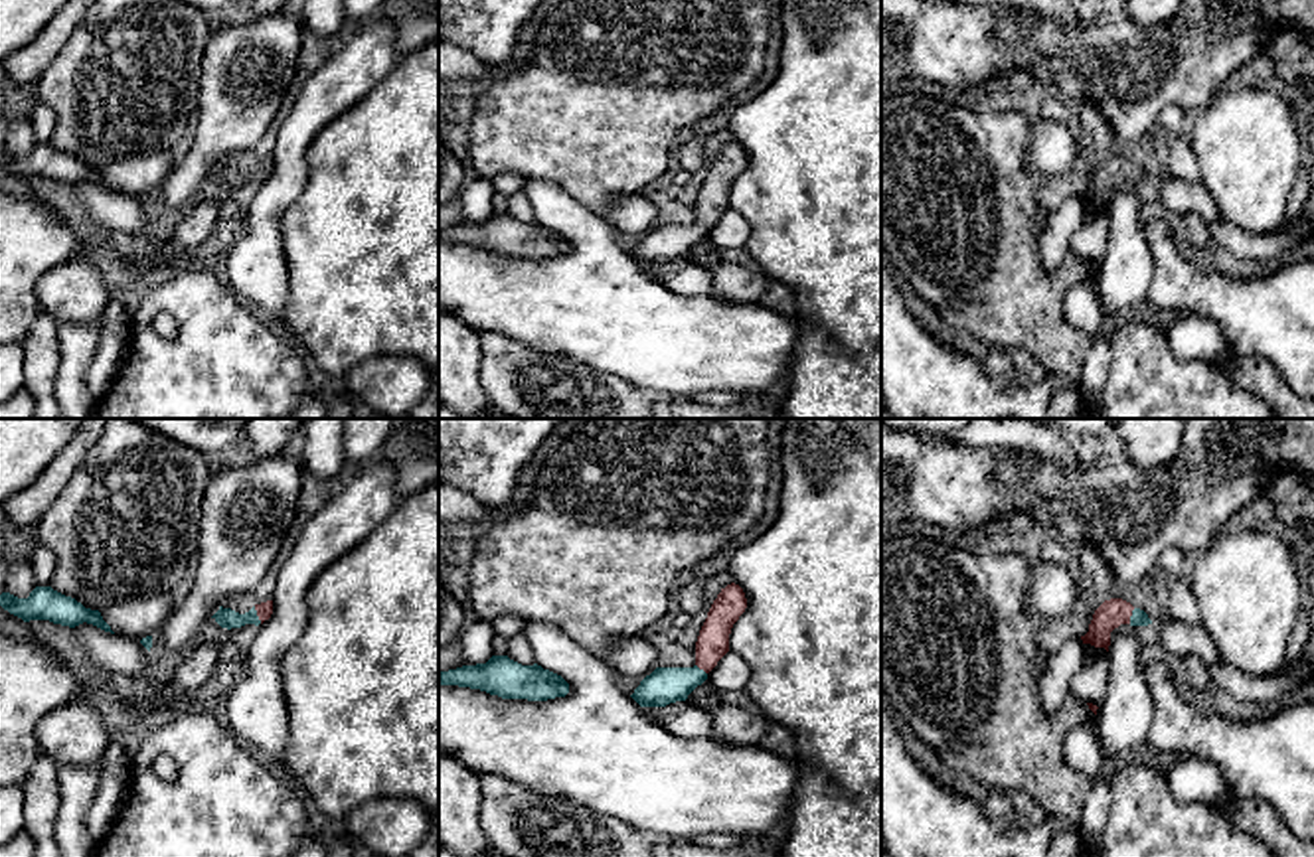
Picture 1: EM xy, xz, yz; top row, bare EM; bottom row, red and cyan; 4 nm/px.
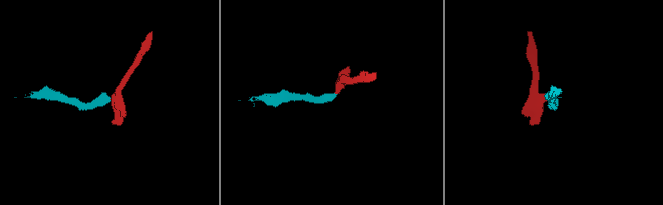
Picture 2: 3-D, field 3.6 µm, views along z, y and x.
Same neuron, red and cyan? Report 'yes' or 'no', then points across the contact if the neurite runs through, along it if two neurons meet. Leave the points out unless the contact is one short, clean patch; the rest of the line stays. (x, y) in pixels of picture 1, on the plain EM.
yes; way xy (265, 166), (257, 172), (228, 176)

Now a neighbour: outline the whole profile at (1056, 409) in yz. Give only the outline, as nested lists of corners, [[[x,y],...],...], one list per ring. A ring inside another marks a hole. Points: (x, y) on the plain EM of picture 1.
[[[1077,389],[1057,391],[1051,397],[1047,419],[1085,419],[1087,407]]]

